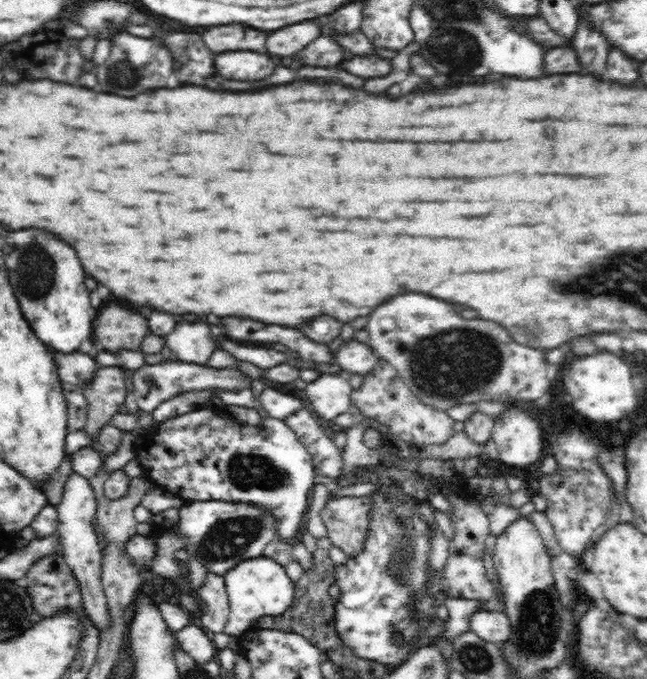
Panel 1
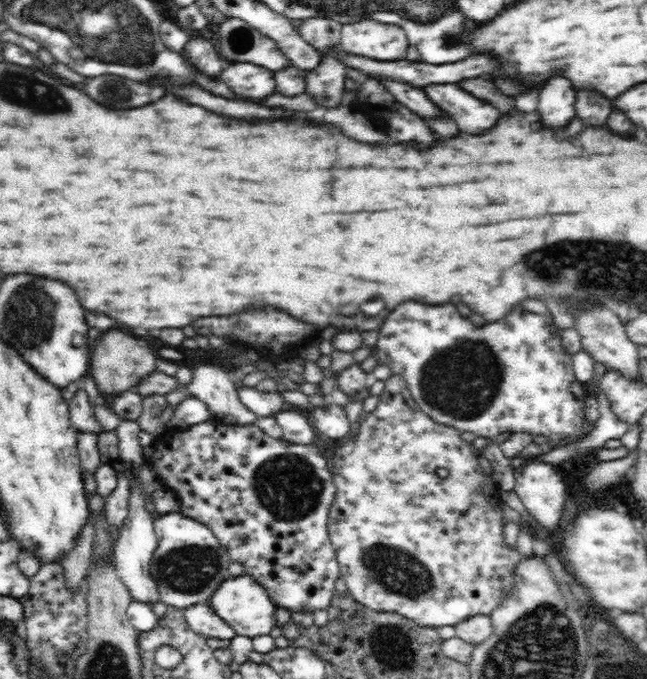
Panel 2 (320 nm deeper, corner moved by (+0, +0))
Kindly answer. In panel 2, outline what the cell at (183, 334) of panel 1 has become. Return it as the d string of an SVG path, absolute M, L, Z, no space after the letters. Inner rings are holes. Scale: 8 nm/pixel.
M196 364L194 366L194 380L186 385L190 394L202 401L209 410L209 418L216 423L226 425L255 425L258 415L252 412L241 400L238 387L230 382L228 372L214 364Z

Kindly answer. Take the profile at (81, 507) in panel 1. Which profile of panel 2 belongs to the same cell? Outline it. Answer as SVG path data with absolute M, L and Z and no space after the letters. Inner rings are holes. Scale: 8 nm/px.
M80 432L78 451L81 461L82 477L86 493L89 496L97 491L96 470L102 465L98 448L98 433Z

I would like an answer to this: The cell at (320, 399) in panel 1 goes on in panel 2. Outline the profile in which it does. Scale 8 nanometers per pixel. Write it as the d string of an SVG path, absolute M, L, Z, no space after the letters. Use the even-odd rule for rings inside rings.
M335 402L325 408L316 407L310 413L310 418L313 429L328 438L339 440L351 432L350 419L346 416L344 408Z

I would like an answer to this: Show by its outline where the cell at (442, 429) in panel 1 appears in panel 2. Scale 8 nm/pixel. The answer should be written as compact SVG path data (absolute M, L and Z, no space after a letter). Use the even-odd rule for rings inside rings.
M392 375L385 381L385 391L380 395L376 409L366 413L360 422L360 432L356 438L344 443L335 450L332 457L332 474L338 494L329 506L328 534L340 566L340 573L347 590L360 604L378 610L378 612L398 612L416 624L424 627L456 626L471 616L491 616L493 609L501 603L502 595L512 586L514 570L518 566L521 554L514 545L506 543L504 538L504 514L500 508L500 488L492 492L492 488L484 488L484 471L479 468L479 454L475 448L460 438L462 432L456 428L436 423L416 404L405 380L400 375Z

